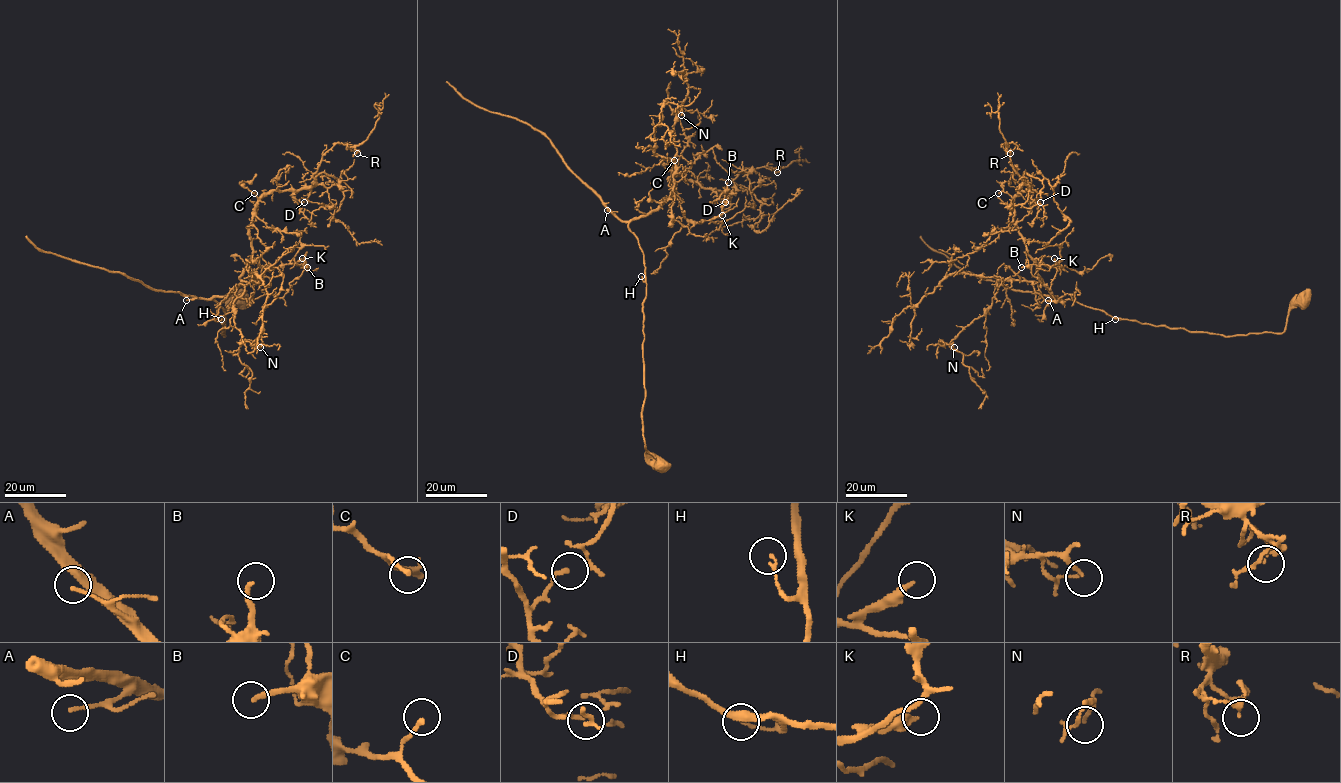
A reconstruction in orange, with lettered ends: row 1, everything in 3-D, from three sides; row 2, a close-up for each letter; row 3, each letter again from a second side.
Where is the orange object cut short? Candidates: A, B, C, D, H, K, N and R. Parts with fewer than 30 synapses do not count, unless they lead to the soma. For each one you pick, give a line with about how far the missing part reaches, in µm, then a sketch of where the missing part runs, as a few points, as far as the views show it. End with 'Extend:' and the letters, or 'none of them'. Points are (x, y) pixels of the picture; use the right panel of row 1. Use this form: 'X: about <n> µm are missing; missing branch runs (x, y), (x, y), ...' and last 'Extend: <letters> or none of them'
B: about 20 µm are missing; missing branch runs (1021, 267), (1017, 267), (1019, 246), (1012, 250)
Extend: B

